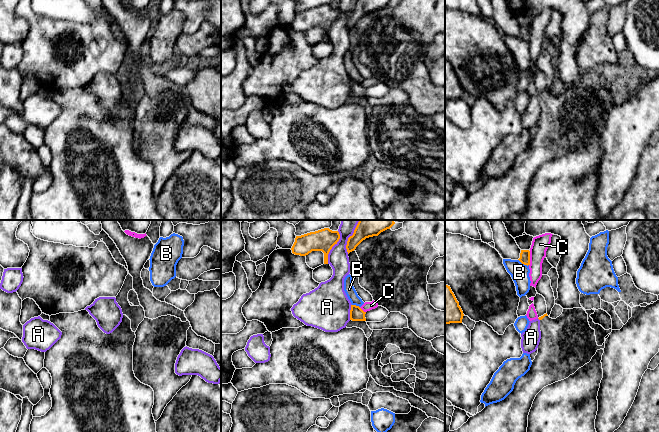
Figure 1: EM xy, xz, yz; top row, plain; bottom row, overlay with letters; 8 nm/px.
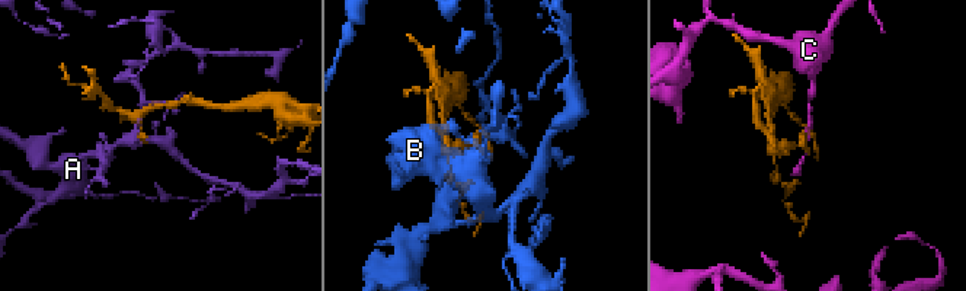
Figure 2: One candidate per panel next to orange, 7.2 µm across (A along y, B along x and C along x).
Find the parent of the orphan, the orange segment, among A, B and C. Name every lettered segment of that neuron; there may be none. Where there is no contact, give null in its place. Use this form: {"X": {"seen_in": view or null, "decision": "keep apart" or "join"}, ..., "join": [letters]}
{"A": {"seen_in": "xz", "decision": "keep apart"}, "B": {"seen_in": "yz", "decision": "keep apart"}, "C": {"seen_in": "yz", "decision": "keep apart"}, "join": []}

